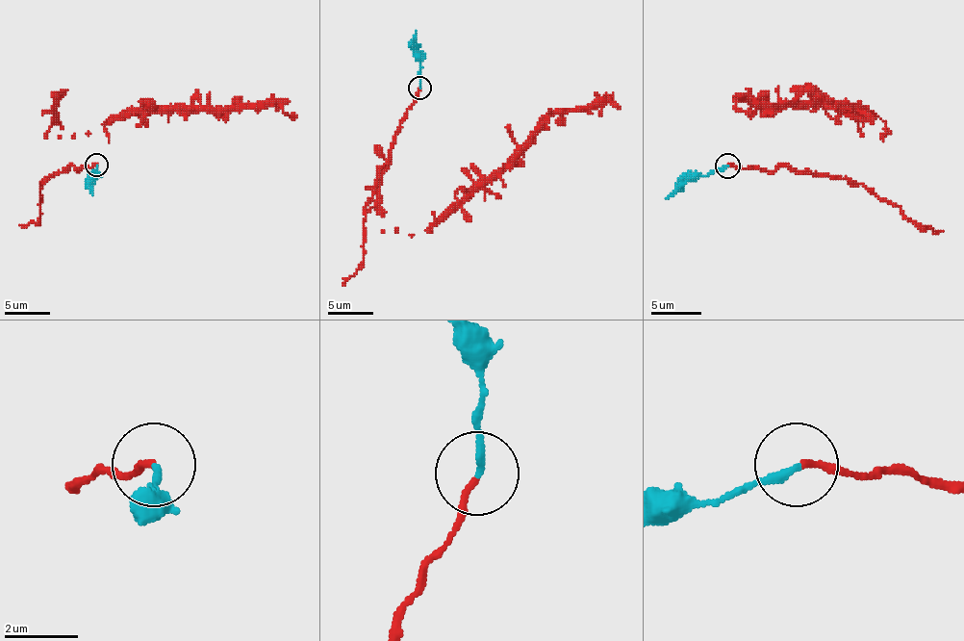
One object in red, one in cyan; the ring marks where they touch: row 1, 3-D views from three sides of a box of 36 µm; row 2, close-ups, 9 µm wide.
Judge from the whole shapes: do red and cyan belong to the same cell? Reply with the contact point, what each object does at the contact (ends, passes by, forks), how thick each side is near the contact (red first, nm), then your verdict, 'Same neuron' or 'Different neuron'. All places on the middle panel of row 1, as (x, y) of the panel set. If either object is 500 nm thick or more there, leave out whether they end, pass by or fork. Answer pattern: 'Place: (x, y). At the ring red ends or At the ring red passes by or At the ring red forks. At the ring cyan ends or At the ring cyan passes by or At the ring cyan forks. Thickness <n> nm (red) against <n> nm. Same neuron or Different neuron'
Place: (419, 88). At the ring red ends. At the ring cyan ends. Thickness 170 nm (red) against 200 nm. Different neuron

